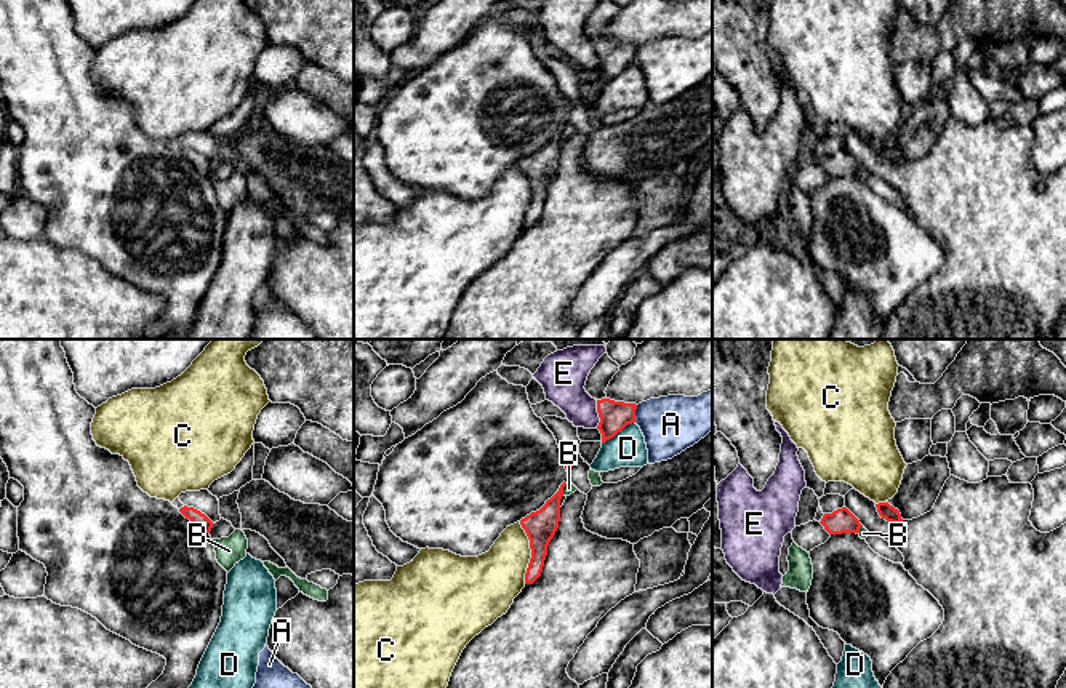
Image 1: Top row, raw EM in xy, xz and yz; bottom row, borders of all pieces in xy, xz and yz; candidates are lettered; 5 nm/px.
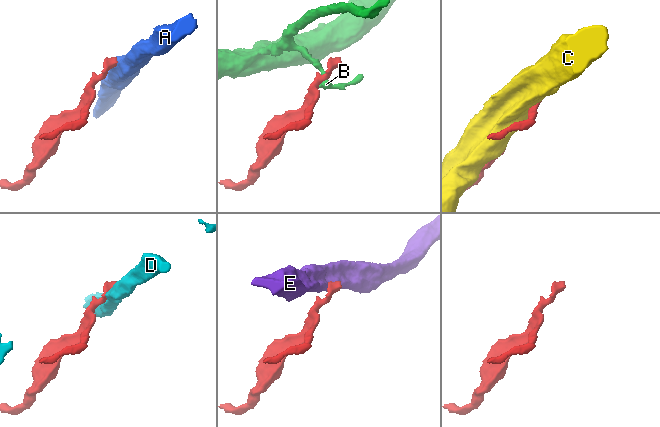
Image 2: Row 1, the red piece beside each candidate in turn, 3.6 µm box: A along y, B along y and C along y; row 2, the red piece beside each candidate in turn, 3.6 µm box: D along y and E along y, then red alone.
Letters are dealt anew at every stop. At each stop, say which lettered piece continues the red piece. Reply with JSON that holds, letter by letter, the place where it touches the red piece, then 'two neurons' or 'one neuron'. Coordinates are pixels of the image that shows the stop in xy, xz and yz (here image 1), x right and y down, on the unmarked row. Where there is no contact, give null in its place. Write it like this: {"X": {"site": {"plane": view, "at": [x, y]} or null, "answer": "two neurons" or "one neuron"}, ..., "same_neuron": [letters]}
{"A": {"site": {"plane": "xz", "at": [634, 55]}, "answer": "two neurons"}, "B": {"site": {"plane": "xz", "at": [562, 132]}, "answer": "two neurons"}, "C": {"site": {"plane": "xz", "at": [532, 194]}, "answer": "two neurons"}, "D": {"site": {"plane": "xz", "at": [618, 72]}, "answer": "two neurons"}, "E": {"site": {"plane": "xz", "at": [599, 55]}, "answer": "two neurons"}, "same_neuron": []}

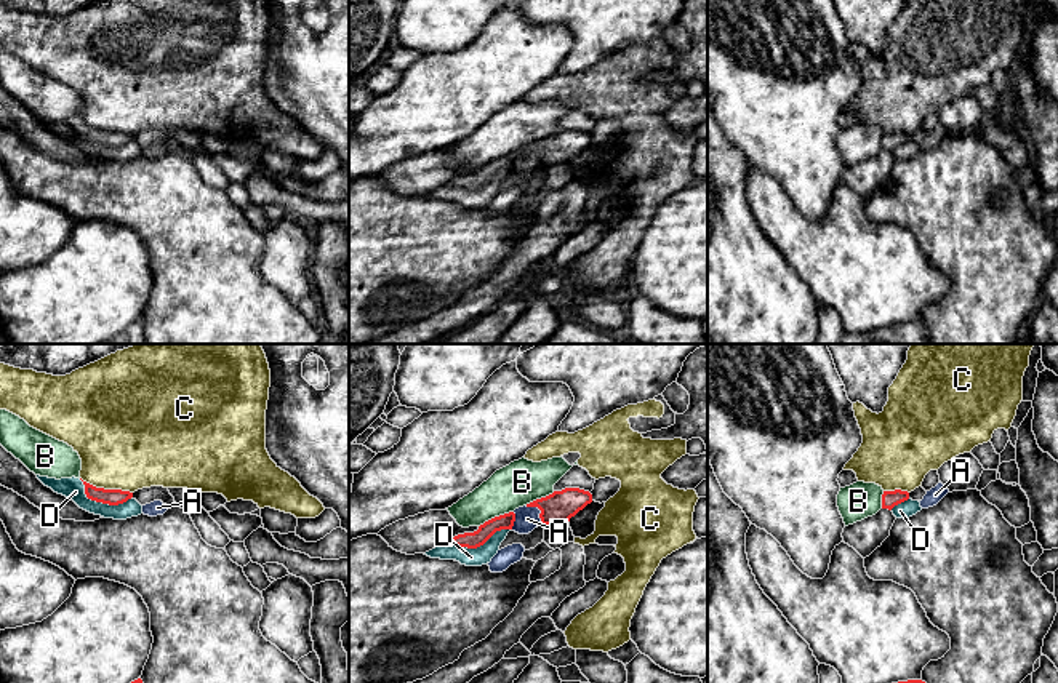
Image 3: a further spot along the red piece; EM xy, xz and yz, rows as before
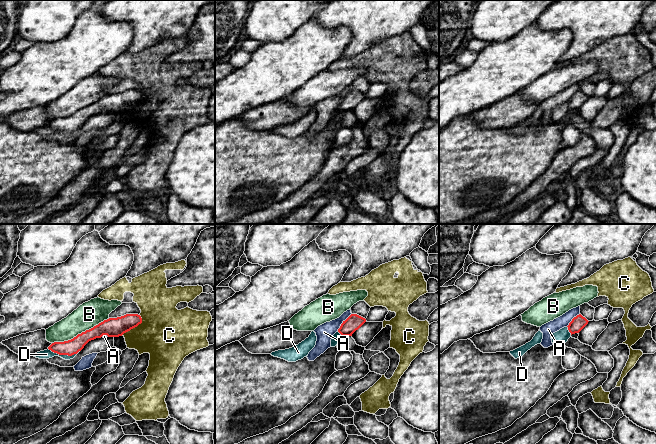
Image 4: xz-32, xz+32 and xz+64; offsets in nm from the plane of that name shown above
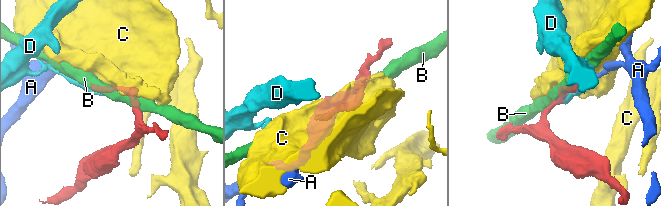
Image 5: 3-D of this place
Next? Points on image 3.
{"A": {"site": {"plane": "xz", "at": [540, 151]}, "answer": "two neurons"}, "B": {"site": {"plane": "xz", "at": [495, 159]}, "answer": "two neurons"}, "C": {"site": {"plane": "xy", "at": [106, 131]}, "answer": "two neurons"}, "D": {"site": {"plane": "xy", "at": [101, 143]}, "answer": "two neurons"}, "same_neuron": []}

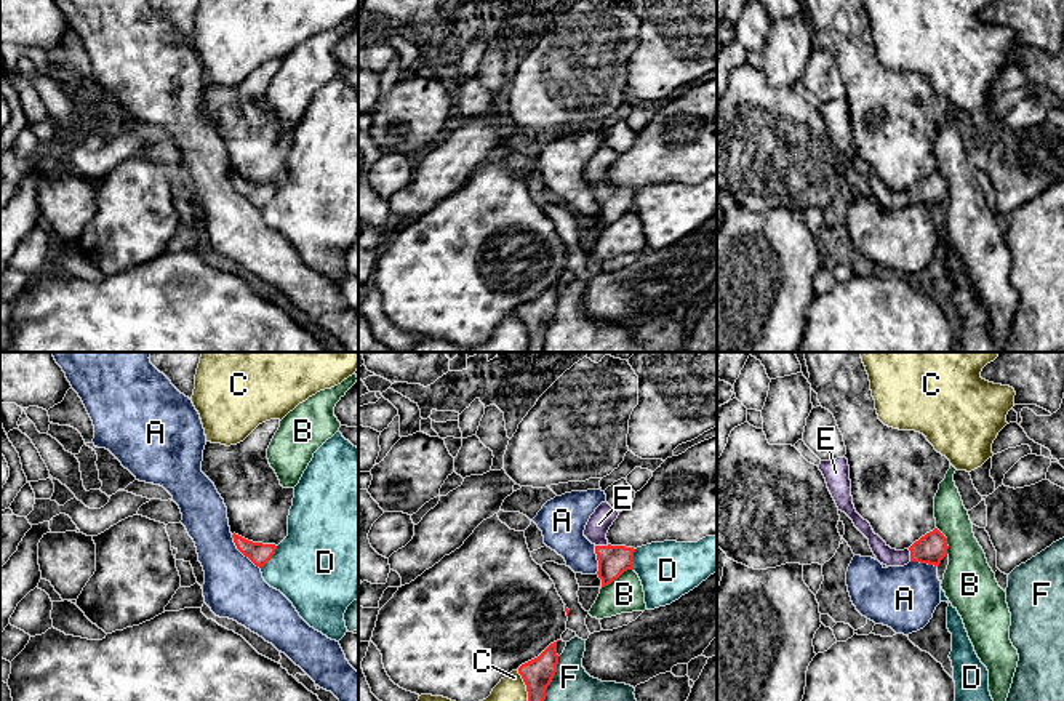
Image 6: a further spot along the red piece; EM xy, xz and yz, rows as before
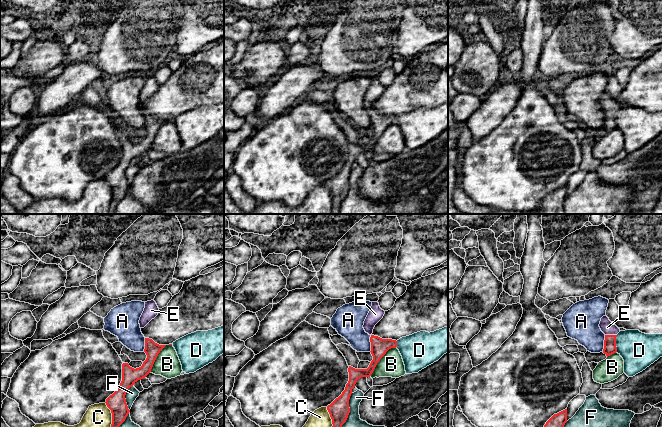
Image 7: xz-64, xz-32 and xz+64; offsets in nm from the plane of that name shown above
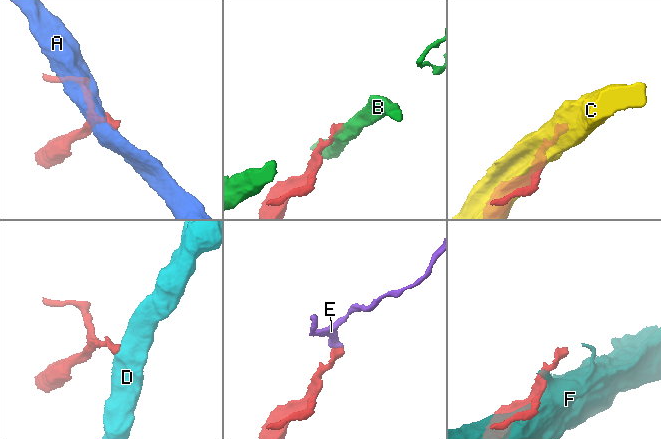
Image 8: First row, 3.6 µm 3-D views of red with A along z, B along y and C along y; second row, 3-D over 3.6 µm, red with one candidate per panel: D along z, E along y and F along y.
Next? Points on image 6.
{"A": {"site": {"plane": "xy", "at": [242, 194]}, "answer": "two neurons"}, "B": {"site": {"plane": "xz", "at": [616, 220]}, "answer": "two neurons"}, "C": {"site": {"plane": "xz", "at": [527, 332]}, "answer": "two neurons"}, "D": {"site": {"plane": "xy", "at": [271, 199]}, "answer": "two neurons"}, "E": {"site": {"plane": "xz", "at": [602, 188]}, "answer": "one neuron"}, "F": {"site": {"plane": "xz", "at": [549, 325]}, "answer": "two neurons"}, "same_neuron": ["E"]}

